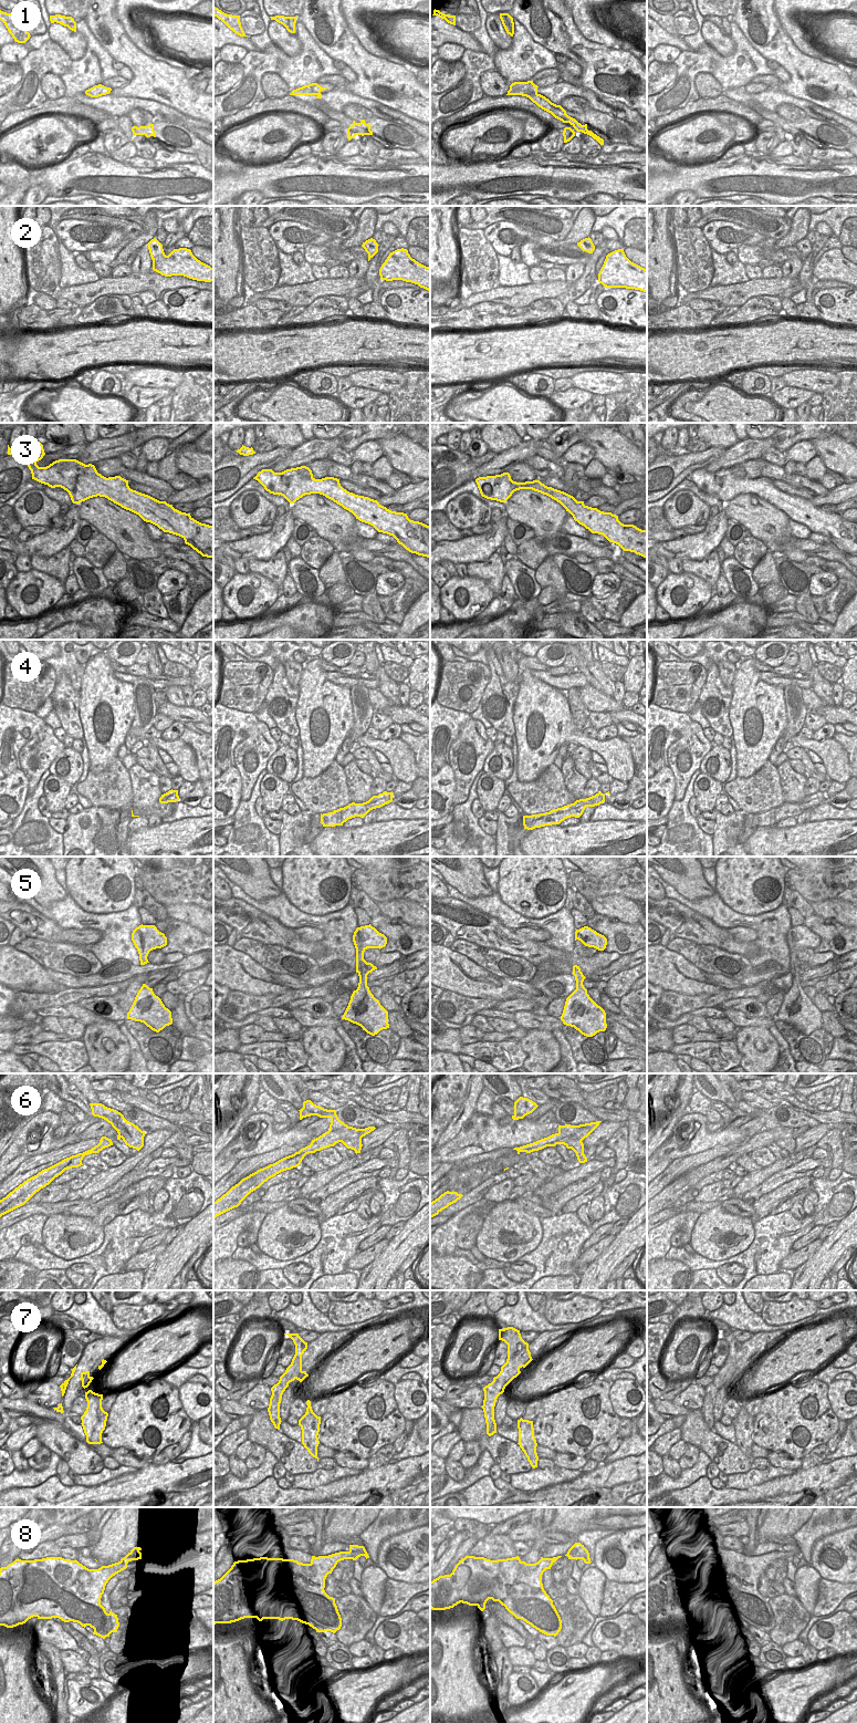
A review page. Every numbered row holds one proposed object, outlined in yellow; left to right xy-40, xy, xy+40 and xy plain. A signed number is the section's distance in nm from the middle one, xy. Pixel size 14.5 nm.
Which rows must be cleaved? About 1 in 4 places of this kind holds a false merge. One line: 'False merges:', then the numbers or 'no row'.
False merges: 1, 6, 7, 8

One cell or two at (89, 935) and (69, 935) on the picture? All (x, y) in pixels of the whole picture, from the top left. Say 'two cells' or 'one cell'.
one cell

